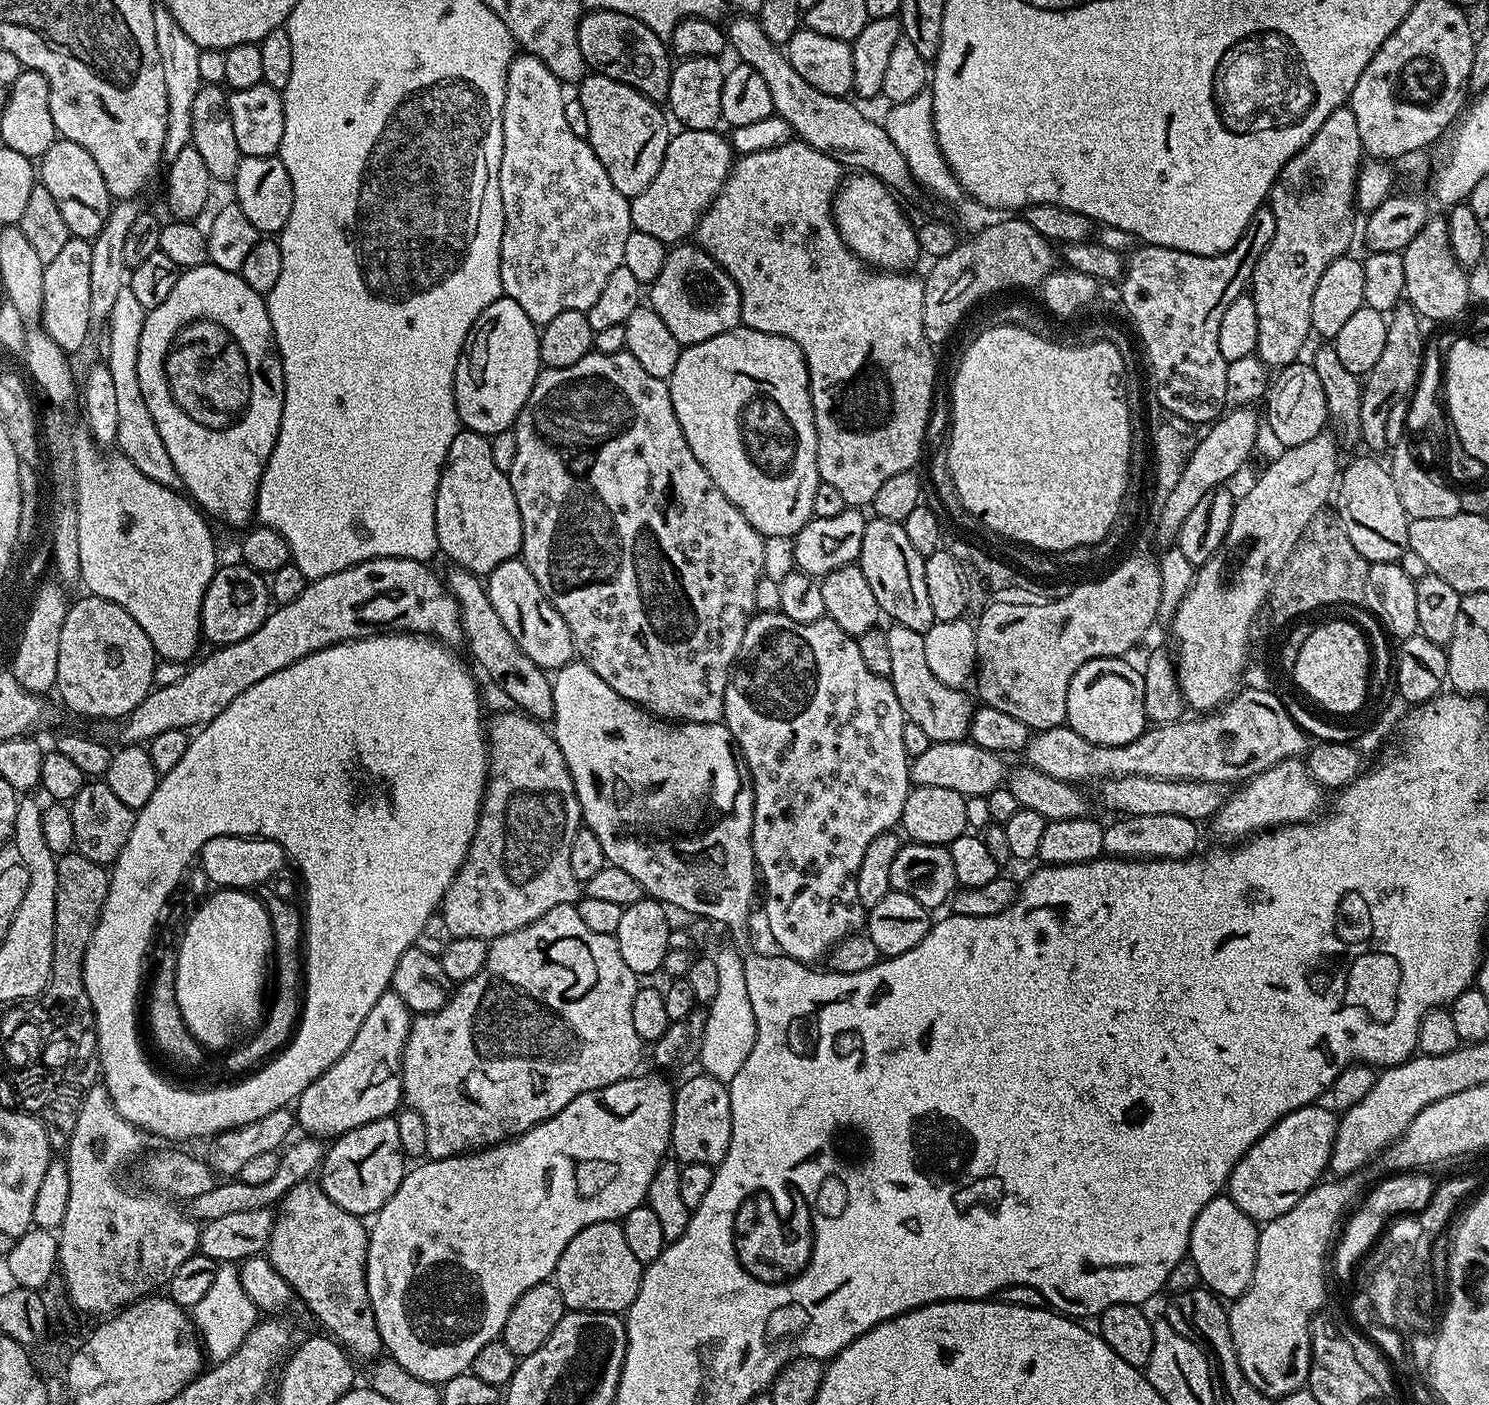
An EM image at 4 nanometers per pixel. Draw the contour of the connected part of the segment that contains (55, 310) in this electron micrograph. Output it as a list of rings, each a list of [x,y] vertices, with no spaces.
[[[69,235],[68,241],[62,245],[62,251],[50,262],[45,264],[42,274],[42,314],[39,327],[64,352],[75,354],[88,340],[88,331],[94,328],[90,318],[90,265],[92,253],[92,240],[83,240],[81,236]]]

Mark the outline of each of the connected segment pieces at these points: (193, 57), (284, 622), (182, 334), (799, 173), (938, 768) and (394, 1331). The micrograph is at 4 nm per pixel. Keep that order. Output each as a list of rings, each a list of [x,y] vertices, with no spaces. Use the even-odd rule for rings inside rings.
[[[163,6],[154,7],[154,38],[158,42],[158,58],[162,58],[162,74],[166,78],[166,138],[163,159],[171,161],[178,157],[182,148],[191,145],[192,127],[190,110],[194,110],[194,97],[202,87],[198,74],[198,58],[202,51],[184,30],[168,15]]]
[[[374,558],[311,581],[306,590],[302,590],[302,594],[294,598],[294,602],[273,607],[258,626],[258,630],[249,637],[224,647],[213,647],[211,649],[213,652],[209,656],[201,655],[185,676],[178,677],[173,684],[164,684],[161,688],[160,685],[153,687],[146,699],[134,711],[123,717],[122,722],[113,723],[116,724],[113,728],[108,728],[102,733],[103,739],[116,746],[129,744],[144,746],[165,730],[199,729],[214,718],[218,718],[218,714],[222,714],[222,710],[226,710],[226,706],[230,706],[230,702],[234,702],[234,698],[238,698],[242,690],[250,690],[250,686],[262,682],[262,678],[270,678],[270,674],[278,674],[278,670],[318,650],[340,644],[343,640],[359,640],[371,632],[427,634],[449,646],[456,646],[456,643],[461,643],[462,640],[460,607],[442,583],[441,577],[439,580],[428,567],[423,560]]]
[[[209,263],[183,269],[178,282],[174,282],[174,290],[170,290],[166,302],[162,302],[162,306],[151,309],[145,315],[138,342],[138,382],[142,385],[142,398],[146,398],[146,410],[150,410],[152,425],[158,430],[158,438],[162,438],[166,446],[166,454],[170,454],[170,462],[174,462],[174,470],[180,475],[183,491],[213,521],[221,520],[224,524],[244,524],[248,519],[251,521],[256,511],[256,496],[260,493],[260,479],[266,470],[266,462],[278,442],[284,405],[284,371],[280,352],[276,348],[276,336],[272,333],[265,297],[250,290],[250,286],[246,286],[239,272],[222,270]]]
[[[793,138],[782,146],[770,150],[758,150],[758,154],[740,156],[732,165],[728,173],[728,181],[722,190],[712,199],[712,204],[705,210],[696,226],[694,233],[695,243],[738,286],[740,291],[740,324],[746,328],[762,330],[766,334],[778,334],[782,338],[790,338],[802,350],[804,361],[808,367],[808,389],[812,391],[812,409],[816,423],[816,461],[818,474],[821,481],[842,493],[845,505],[868,506],[871,505],[874,494],[894,474],[911,472],[917,467],[920,460],[920,447],[924,444],[924,435],[928,432],[928,415],[932,412],[932,391],[936,388],[936,356],[930,350],[930,345],[924,327],[922,314],[924,313],[924,282],[918,275],[901,274],[899,272],[886,272],[873,268],[871,264],[854,255],[844,245],[840,231],[836,228],[836,219],[832,217],[832,200],[836,197],[836,190],[842,183],[842,165],[834,158],[822,154],[811,148],[799,138]]]
[[[967,739],[955,740],[954,742],[935,742],[922,754],[911,757],[910,780],[915,787],[942,786],[969,796],[987,797],[995,788],[1001,787],[1006,780],[1006,768],[999,755],[980,748]]]
[[[633,1074],[610,1086],[578,1094],[578,1098],[574,1098],[570,1106],[558,1110],[554,1118],[534,1126],[515,1140],[506,1140],[503,1144],[494,1144],[479,1152],[451,1156],[445,1160],[428,1158],[417,1163],[420,1165],[413,1172],[412,1169],[405,1171],[404,1181],[400,1183],[398,1190],[394,1190],[386,1206],[382,1206],[376,1213],[376,1225],[371,1225],[368,1238],[368,1293],[374,1306],[376,1329],[386,1352],[388,1348],[387,1355],[396,1360],[402,1370],[414,1374],[414,1378],[422,1378],[422,1382],[437,1386],[442,1386],[450,1378],[469,1371],[478,1350],[482,1350],[486,1342],[497,1339],[503,1333],[506,1318],[510,1318],[510,1310],[516,1305],[518,1298],[522,1298],[526,1290],[553,1279],[562,1250],[566,1250],[570,1238],[574,1238],[578,1230],[582,1230],[587,1224],[597,1224],[603,1220],[623,1221],[624,1216],[630,1214],[630,1210],[641,1207],[647,1201],[650,1182],[670,1152],[674,1088],[660,1076],[640,1075]]]

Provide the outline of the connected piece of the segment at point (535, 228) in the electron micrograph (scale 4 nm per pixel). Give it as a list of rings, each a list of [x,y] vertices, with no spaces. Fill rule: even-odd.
[[[520,54],[508,68],[502,110],[502,166],[500,189],[504,229],[500,243],[500,277],[503,295],[518,302],[538,326],[550,322],[562,310],[587,312],[602,294],[610,274],[623,264],[626,238],[632,233],[630,200],[610,182],[610,174],[598,162],[587,139],[576,136],[566,123],[565,85],[537,56]]]

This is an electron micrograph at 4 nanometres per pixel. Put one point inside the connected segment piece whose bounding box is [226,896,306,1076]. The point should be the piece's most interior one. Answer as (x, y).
(288, 928)

